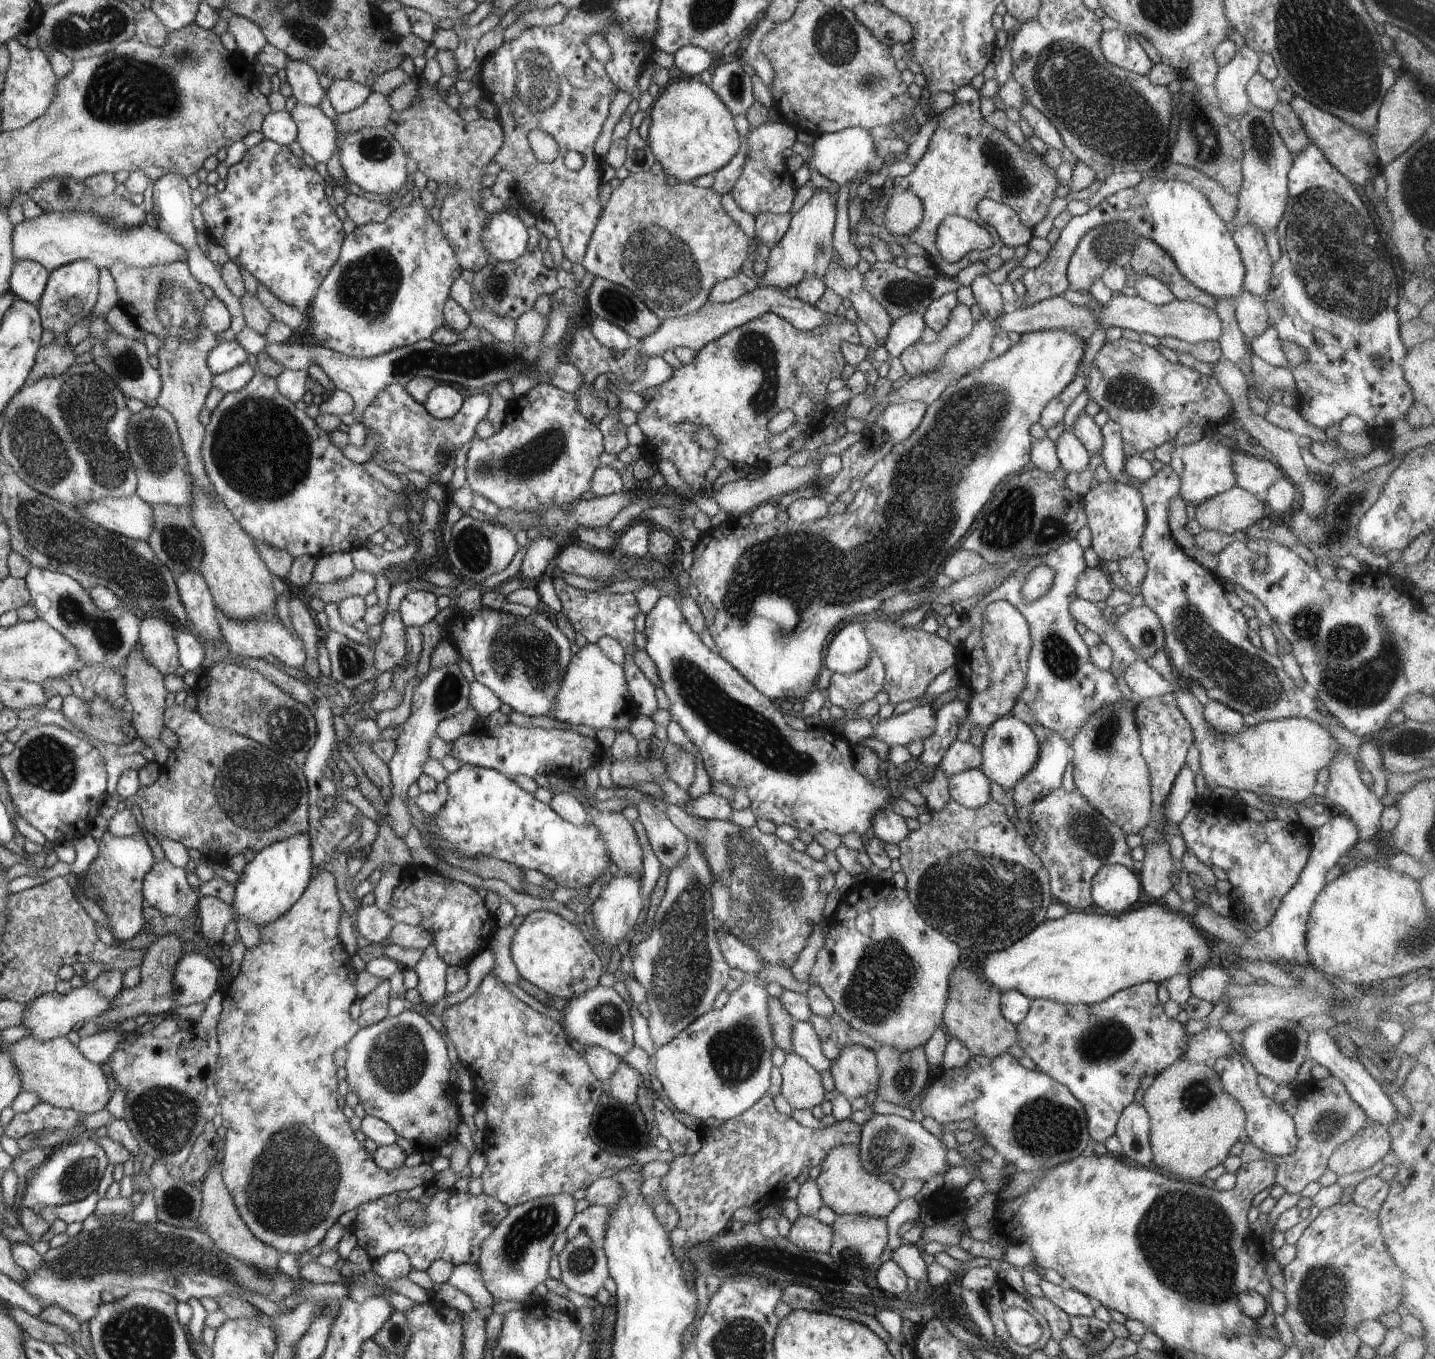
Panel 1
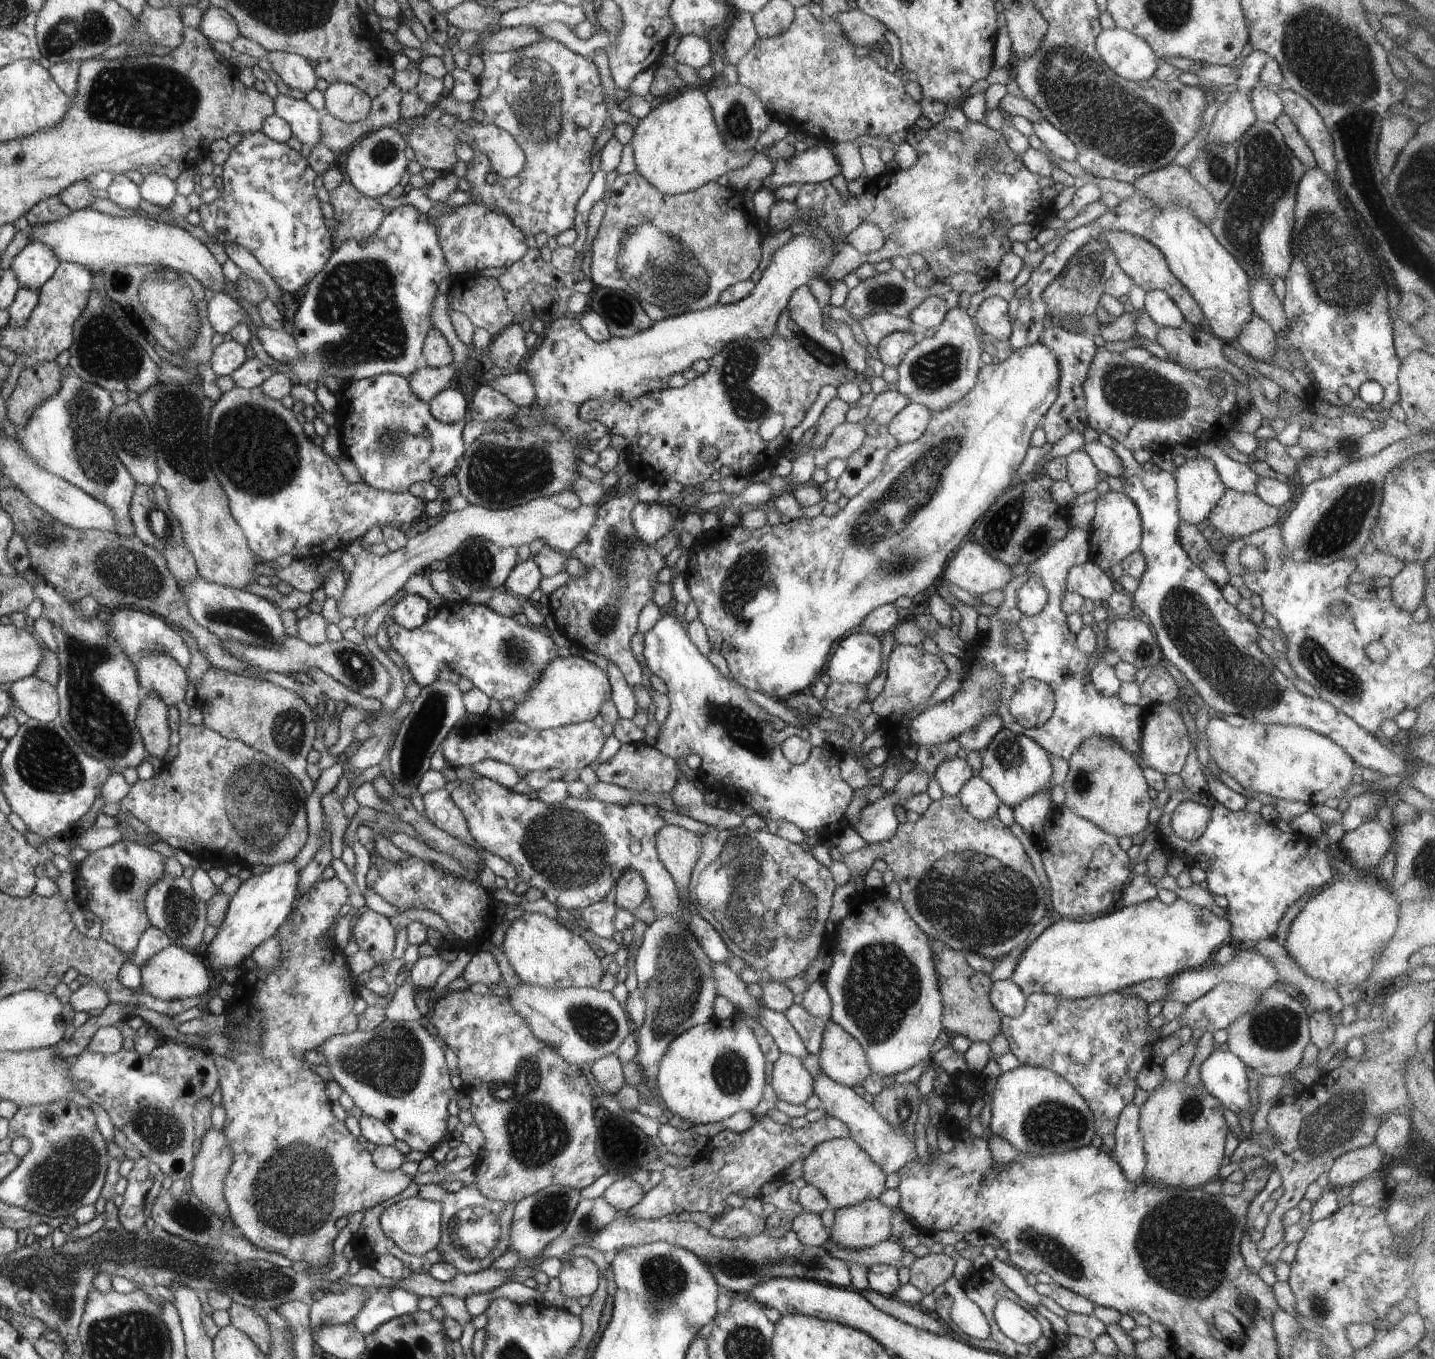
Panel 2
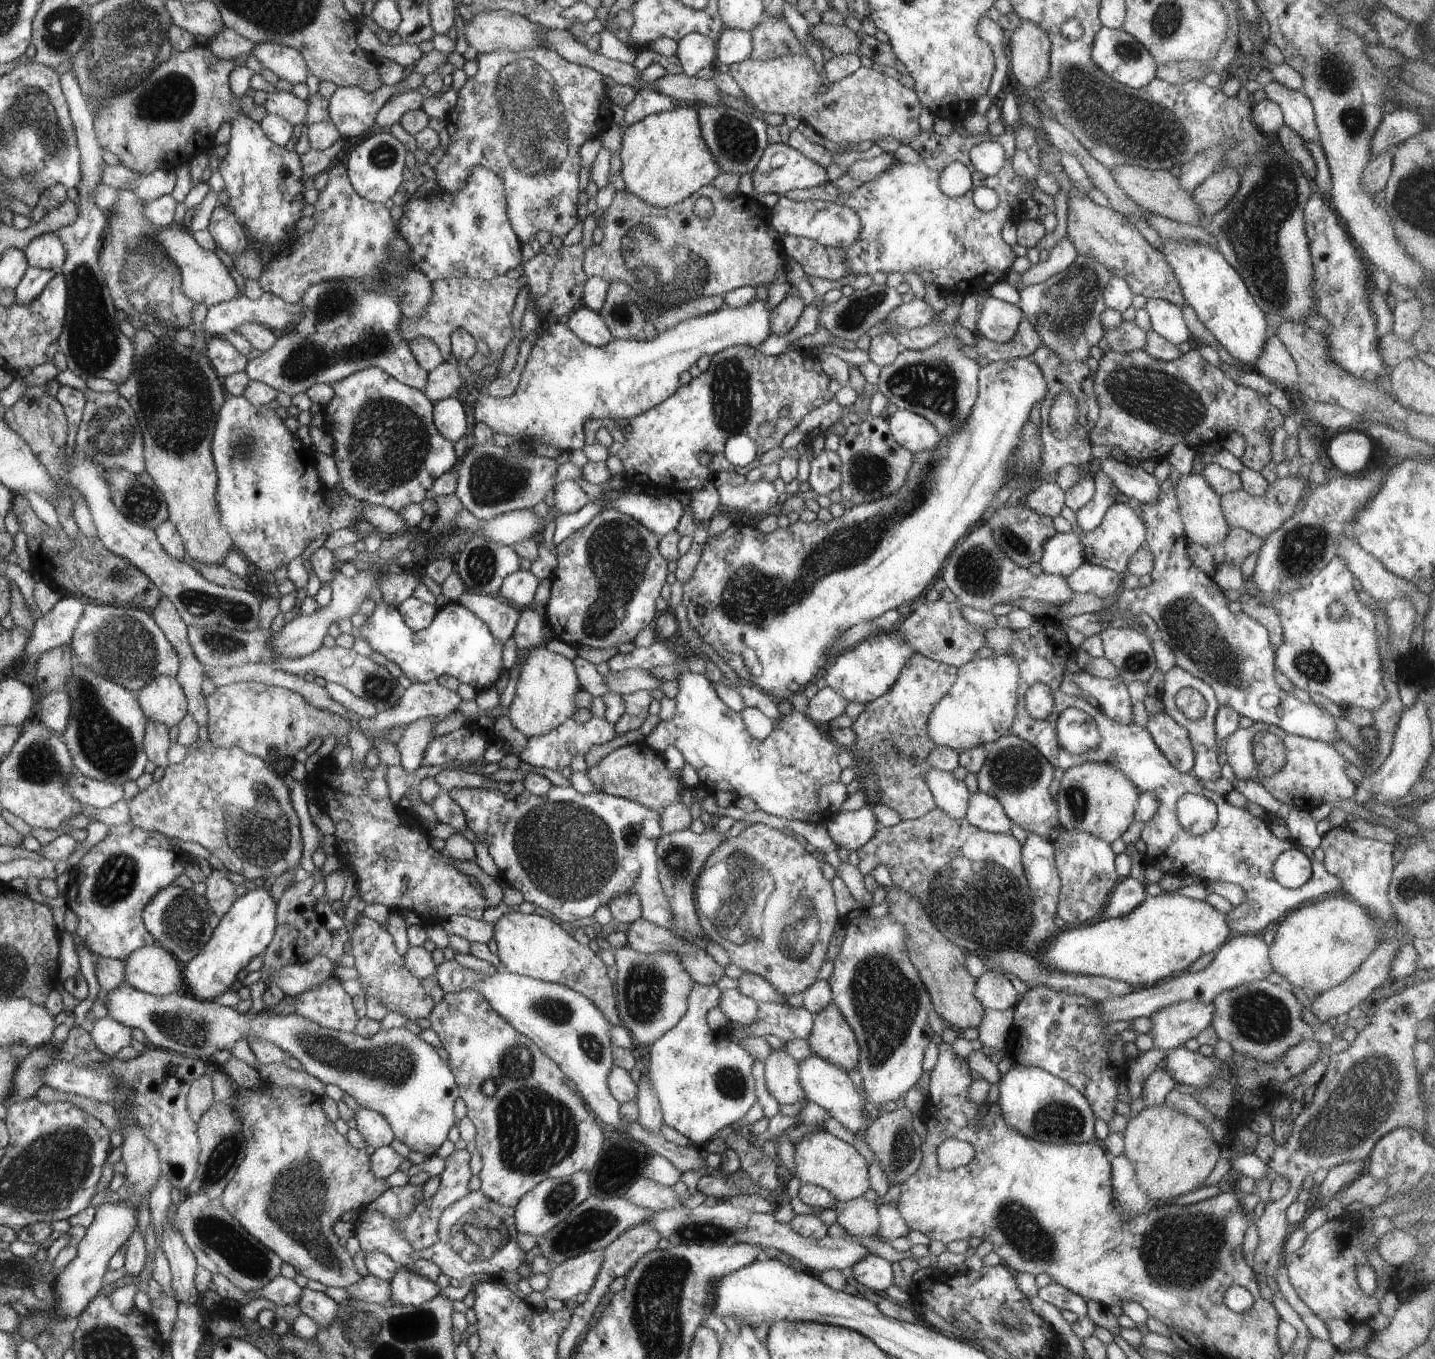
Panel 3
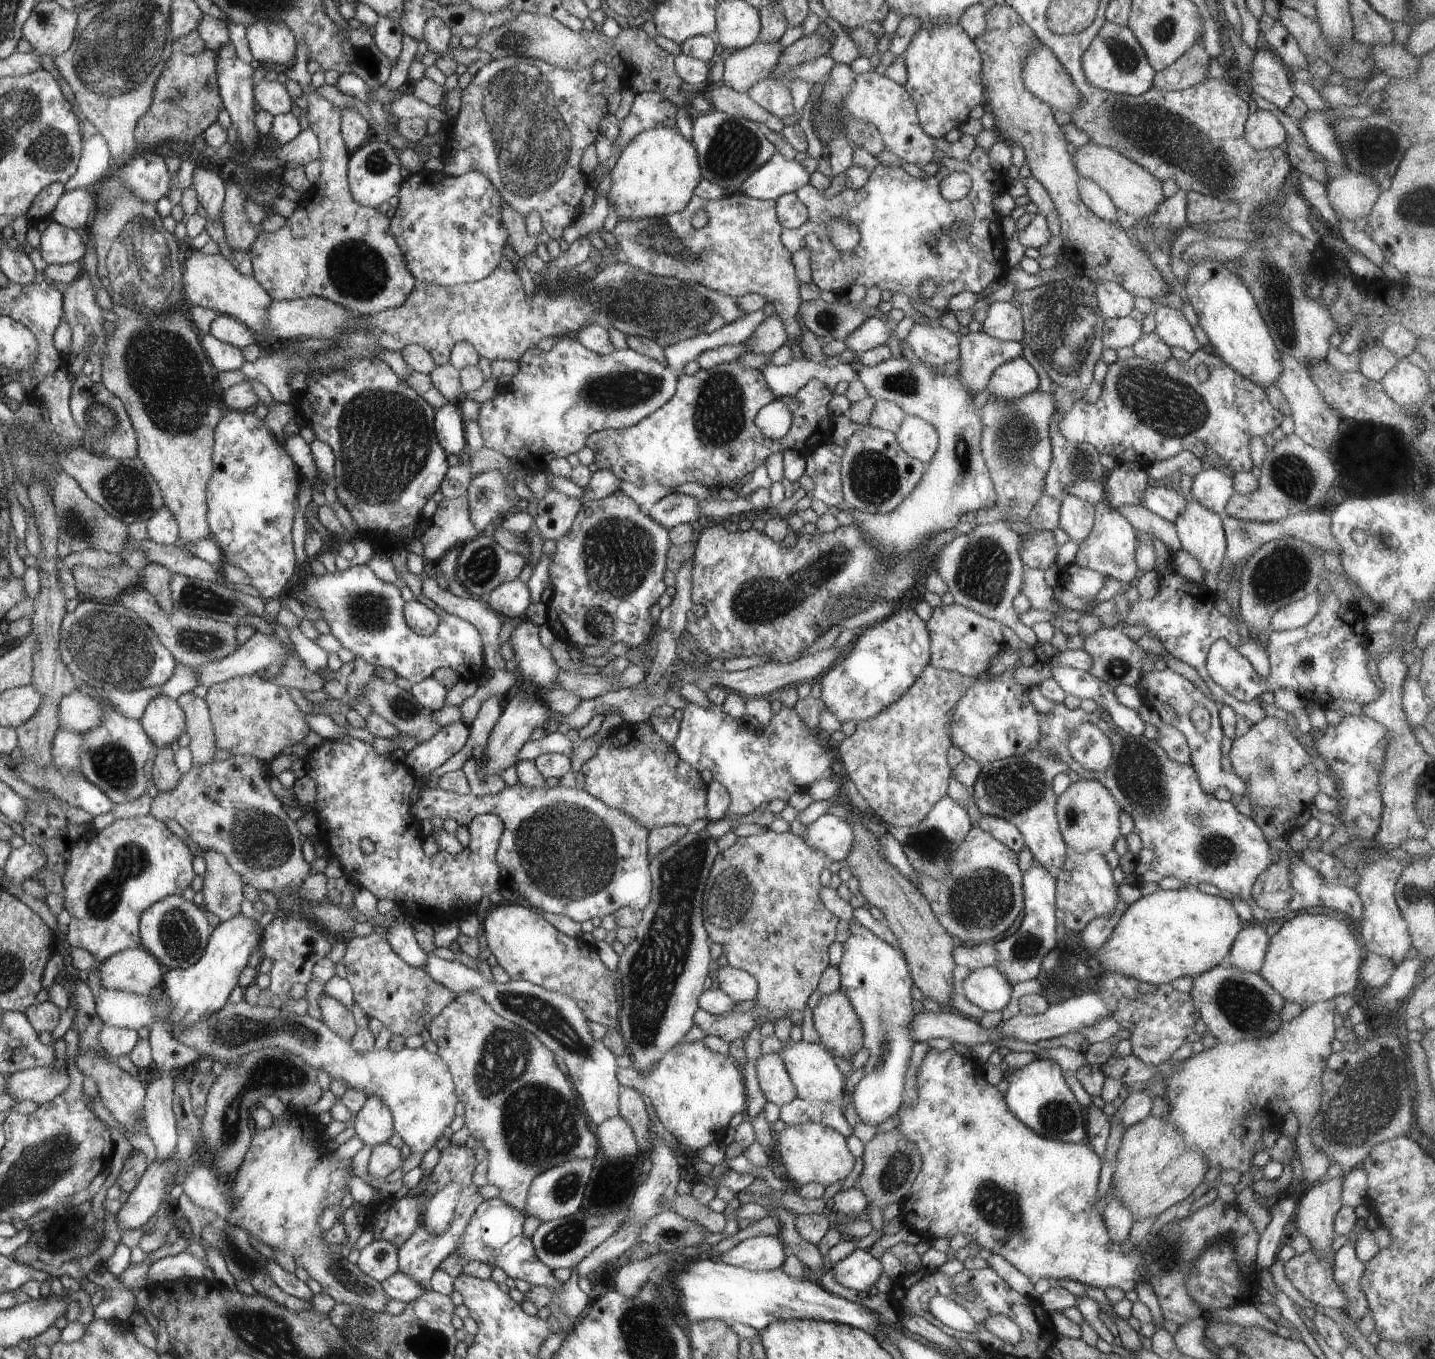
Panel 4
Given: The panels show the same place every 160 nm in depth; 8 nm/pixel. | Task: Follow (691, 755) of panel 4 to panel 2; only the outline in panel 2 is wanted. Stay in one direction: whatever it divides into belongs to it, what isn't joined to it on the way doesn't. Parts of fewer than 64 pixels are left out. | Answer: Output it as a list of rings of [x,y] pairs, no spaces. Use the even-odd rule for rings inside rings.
[[[663,616],[644,637],[644,660],[648,668],[664,680],[668,687],[670,712],[659,728],[656,750],[666,756],[678,759],[689,754],[702,758],[698,768],[698,777],[705,791],[714,791],[719,798],[727,798],[734,805],[740,802],[752,807],[767,822],[788,821],[806,836],[818,836],[821,839],[832,839],[846,825],[846,808],[855,796],[854,789],[841,777],[839,761],[841,755],[835,750],[822,750],[812,747],[810,756],[799,765],[791,764],[782,754],[781,744],[789,736],[798,736],[809,740],[809,732],[798,726],[786,725],[777,731],[768,720],[766,709],[748,700],[745,689],[730,677],[724,678],[718,669],[710,663],[694,646],[688,636],[686,624],[678,616]]]

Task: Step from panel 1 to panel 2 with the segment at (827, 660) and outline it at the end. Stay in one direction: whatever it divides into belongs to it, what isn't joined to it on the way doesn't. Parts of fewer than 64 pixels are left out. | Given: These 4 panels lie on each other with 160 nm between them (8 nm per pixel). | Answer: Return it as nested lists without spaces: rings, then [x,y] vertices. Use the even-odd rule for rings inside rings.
[[[858,629],[835,645],[824,672],[831,682],[867,687],[882,668],[882,647],[876,635]]]

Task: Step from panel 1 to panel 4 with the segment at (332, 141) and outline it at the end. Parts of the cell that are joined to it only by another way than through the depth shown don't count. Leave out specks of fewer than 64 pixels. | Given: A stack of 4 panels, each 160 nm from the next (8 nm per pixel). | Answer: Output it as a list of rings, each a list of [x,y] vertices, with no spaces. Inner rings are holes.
[[[264,77],[253,86],[253,97],[262,111],[271,115],[290,112],[292,98],[288,95],[285,85],[279,81],[268,81]]]

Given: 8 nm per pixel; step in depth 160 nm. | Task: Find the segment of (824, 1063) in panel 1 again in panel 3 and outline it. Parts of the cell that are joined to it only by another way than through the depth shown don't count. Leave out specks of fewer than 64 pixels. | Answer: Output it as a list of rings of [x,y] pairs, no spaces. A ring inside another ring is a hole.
[[[725,989],[721,993],[718,1008],[724,1012],[730,1023],[755,1024],[759,1003],[744,996],[738,989]]]

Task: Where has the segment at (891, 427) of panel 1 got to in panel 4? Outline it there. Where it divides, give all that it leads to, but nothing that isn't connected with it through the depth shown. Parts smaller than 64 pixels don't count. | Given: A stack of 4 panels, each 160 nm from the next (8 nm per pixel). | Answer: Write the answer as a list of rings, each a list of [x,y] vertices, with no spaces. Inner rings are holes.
[[[907,415],[895,435],[904,452],[923,463],[928,464],[939,447],[934,425],[914,415]]]

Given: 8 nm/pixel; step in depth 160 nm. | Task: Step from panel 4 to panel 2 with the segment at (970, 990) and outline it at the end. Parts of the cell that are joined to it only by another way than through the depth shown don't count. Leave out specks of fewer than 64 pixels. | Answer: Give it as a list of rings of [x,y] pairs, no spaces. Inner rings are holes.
[[[1012,979],[994,981],[988,996],[992,1006],[1001,1015],[1012,1018],[1024,1010],[1027,999],[1022,989]]]

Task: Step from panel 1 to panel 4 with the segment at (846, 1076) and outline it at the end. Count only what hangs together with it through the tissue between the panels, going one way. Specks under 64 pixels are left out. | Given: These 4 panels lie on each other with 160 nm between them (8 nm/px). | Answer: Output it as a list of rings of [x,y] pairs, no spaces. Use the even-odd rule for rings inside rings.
[[[844,991],[822,995],[813,1010],[813,1021],[822,1046],[837,1056],[850,1059],[863,1047],[862,1023]]]

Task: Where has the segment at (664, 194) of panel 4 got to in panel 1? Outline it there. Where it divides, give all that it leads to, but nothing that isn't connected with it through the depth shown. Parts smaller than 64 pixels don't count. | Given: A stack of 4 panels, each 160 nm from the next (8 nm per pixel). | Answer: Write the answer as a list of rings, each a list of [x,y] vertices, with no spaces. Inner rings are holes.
[[[701,77],[672,79],[654,98],[648,114],[651,123],[647,142],[655,162],[662,166],[666,176],[674,176],[680,183],[720,170],[738,154],[740,136],[734,127],[734,117]]]

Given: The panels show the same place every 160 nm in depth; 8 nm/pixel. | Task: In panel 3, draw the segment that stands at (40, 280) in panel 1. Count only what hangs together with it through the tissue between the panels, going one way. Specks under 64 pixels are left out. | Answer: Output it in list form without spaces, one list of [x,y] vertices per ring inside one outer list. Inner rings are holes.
[[[57,232],[44,233],[33,238],[23,248],[23,251],[29,266],[46,270],[60,270],[68,258],[68,250]]]

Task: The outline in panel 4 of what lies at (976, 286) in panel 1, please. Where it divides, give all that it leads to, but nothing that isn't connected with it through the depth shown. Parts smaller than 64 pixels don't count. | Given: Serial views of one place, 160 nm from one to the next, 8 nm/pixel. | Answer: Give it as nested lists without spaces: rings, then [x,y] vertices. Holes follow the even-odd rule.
[[[994,301],[987,310],[983,331],[1005,341],[1022,342],[1025,322],[1023,314],[1016,305],[1010,301]]]

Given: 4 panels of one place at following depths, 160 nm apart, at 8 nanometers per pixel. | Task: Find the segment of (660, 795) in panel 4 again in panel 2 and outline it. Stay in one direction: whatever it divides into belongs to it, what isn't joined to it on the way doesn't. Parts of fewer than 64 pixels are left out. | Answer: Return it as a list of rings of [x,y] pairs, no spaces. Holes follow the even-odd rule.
[[[646,742],[623,743],[619,750],[596,768],[598,780],[610,783],[635,793],[666,794],[671,793],[679,776],[678,764],[675,758],[666,756]]]

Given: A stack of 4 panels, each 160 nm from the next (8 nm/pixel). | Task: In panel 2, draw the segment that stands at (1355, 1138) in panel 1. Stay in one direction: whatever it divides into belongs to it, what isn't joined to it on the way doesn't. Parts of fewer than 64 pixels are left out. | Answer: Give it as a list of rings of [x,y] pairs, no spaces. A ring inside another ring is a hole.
[[[1375,1142],[1370,1146],[1354,1149],[1334,1161],[1328,1171],[1329,1182],[1336,1190],[1343,1186],[1352,1186],[1385,1166],[1385,1159],[1385,1154]]]

